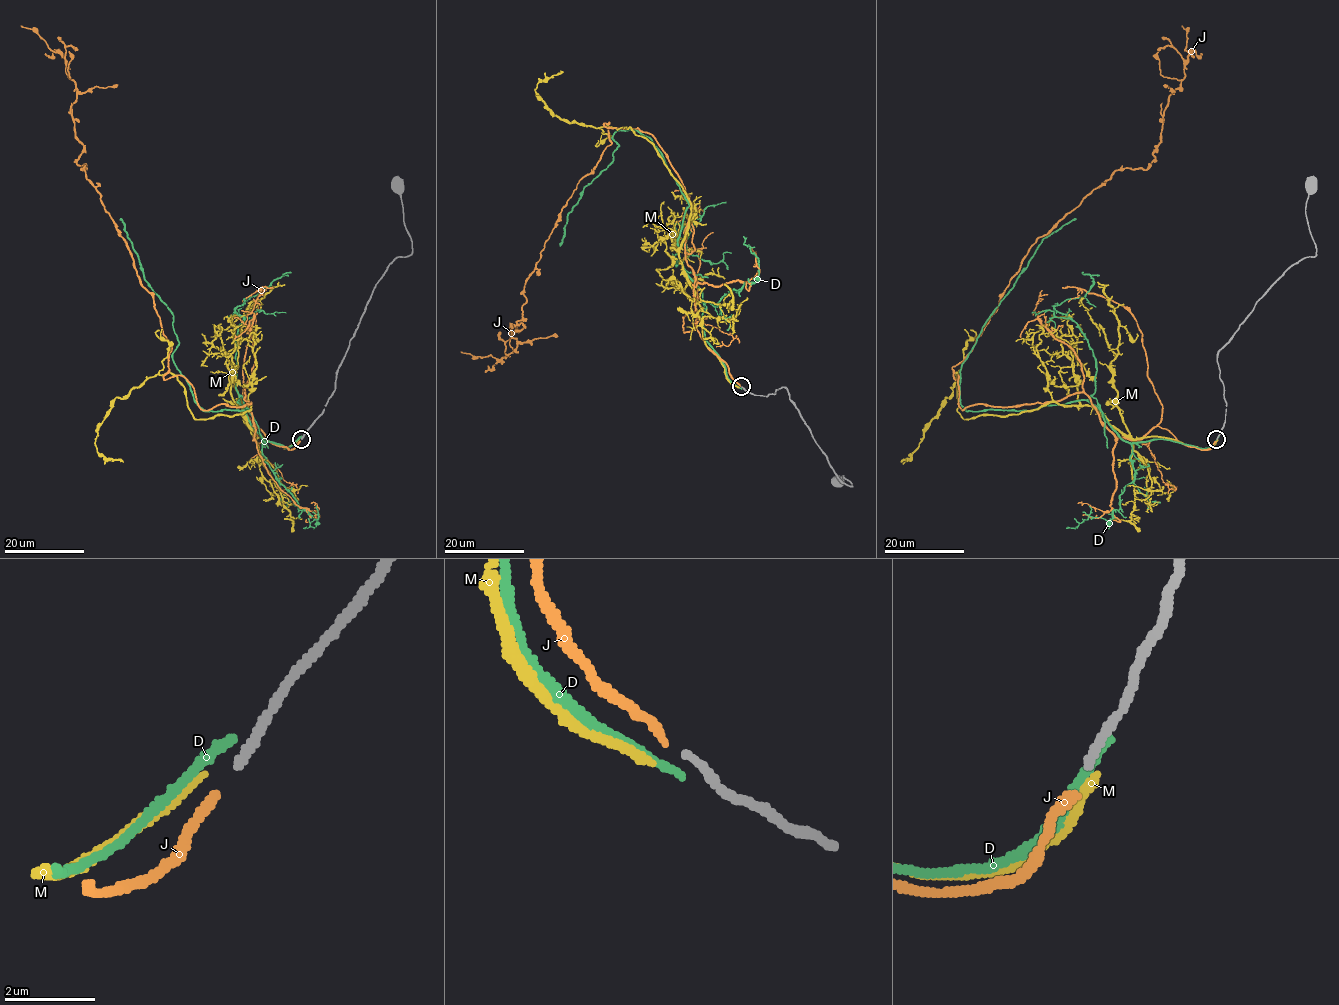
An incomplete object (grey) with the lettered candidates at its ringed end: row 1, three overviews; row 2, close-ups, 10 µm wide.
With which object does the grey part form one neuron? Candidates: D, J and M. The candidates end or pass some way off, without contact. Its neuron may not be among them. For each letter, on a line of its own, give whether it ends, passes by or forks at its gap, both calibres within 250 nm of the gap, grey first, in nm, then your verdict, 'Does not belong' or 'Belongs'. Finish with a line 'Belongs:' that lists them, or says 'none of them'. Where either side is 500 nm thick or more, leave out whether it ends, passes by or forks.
D: It ends there. Thickness 150 nm (grey) against 260 nm. Does not belong
J: It ends there. Thickness 150 nm (grey) against 200 nm. Belongs
M: It ends there. Thickness 150 nm (grey) against 180 nm. Does not belong
Belongs: J

